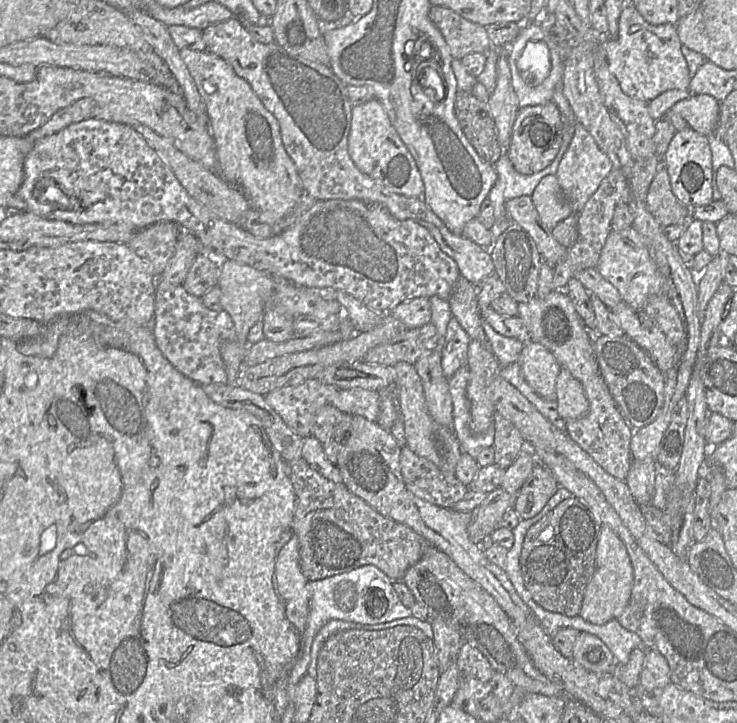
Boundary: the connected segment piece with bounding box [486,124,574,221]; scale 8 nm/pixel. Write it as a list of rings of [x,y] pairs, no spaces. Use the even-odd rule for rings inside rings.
[[[565,124],[562,143],[555,159],[545,169],[532,175],[518,173],[507,156],[502,154],[499,160],[497,160],[493,165],[497,174],[497,179],[486,198],[493,205],[494,218],[496,221],[507,219],[505,213],[505,203],[508,200],[520,196],[531,197],[536,186],[544,177],[548,175],[555,175],[559,162],[573,137],[573,133],[574,125]]]

